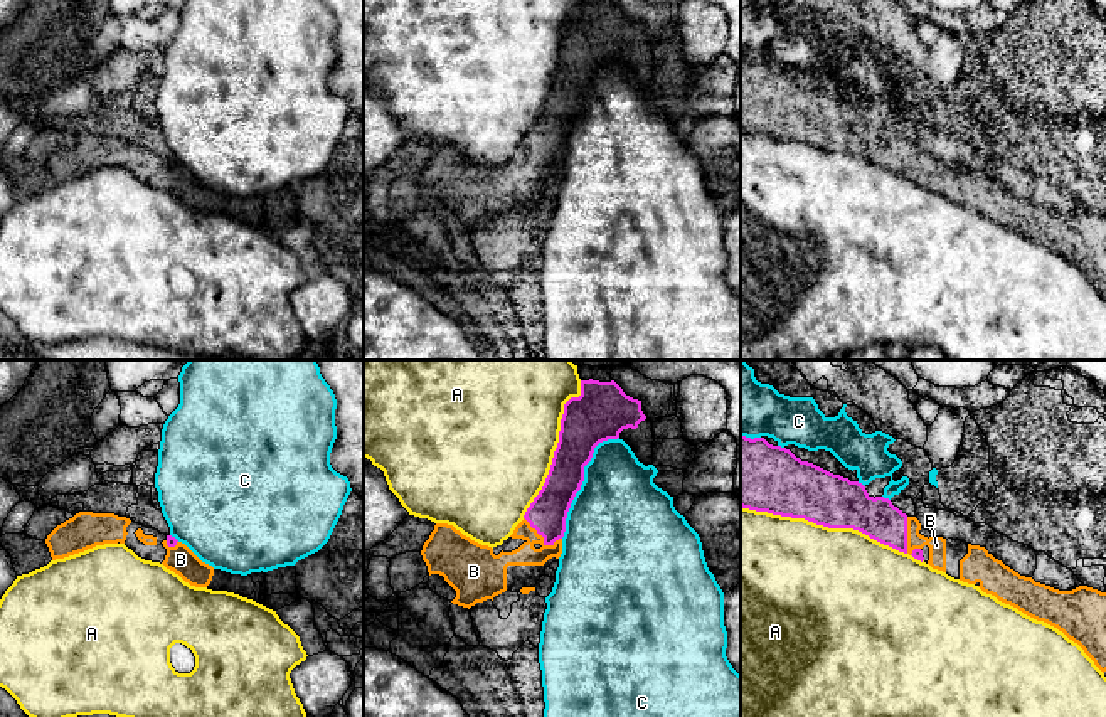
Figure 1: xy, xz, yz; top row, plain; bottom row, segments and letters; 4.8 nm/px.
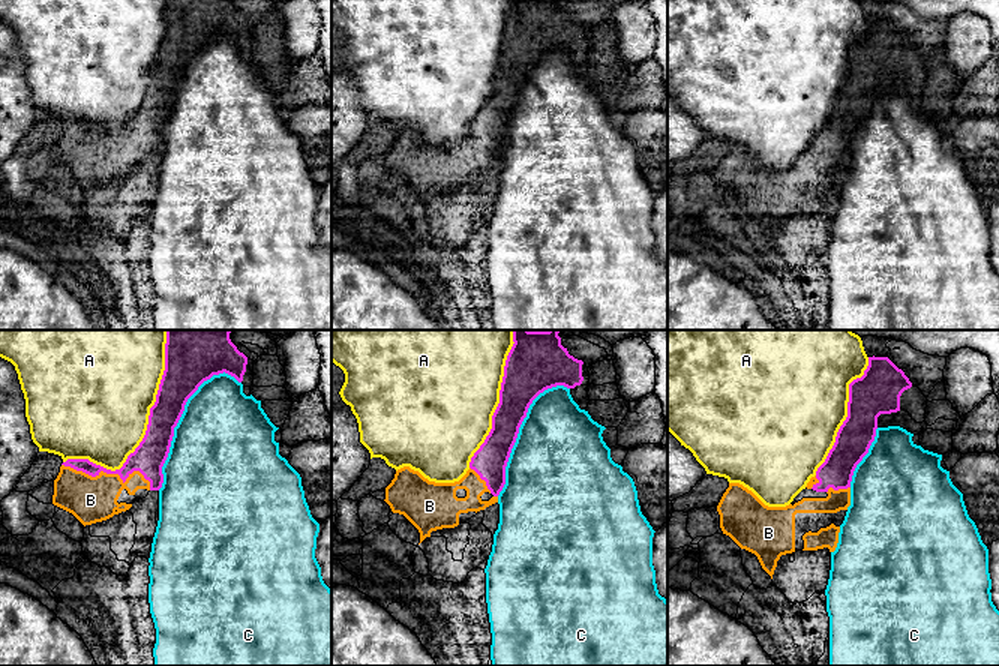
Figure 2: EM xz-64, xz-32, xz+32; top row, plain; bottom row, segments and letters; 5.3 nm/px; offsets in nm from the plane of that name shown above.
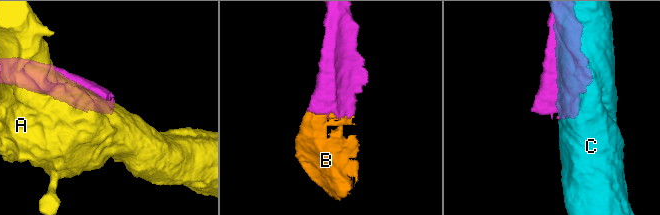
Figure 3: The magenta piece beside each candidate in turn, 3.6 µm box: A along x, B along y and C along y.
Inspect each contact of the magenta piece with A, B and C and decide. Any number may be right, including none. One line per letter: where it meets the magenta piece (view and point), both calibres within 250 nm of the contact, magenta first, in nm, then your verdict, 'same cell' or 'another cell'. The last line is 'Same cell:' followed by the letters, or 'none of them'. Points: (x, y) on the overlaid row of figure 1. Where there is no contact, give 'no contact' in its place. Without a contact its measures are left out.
A: meets magenta in yz at (824, 525); 280 nm thick on the magenta side, 500 nm on the other; another cell
B: meets magenta in xz at (544, 539); 180 nm thick on the magenta side, 100 nm on the other; same cell
C: meets magenta in xz at (583, 480); 220 nm thick on the magenta side, 460 nm on the other; another cell
Same cell: B

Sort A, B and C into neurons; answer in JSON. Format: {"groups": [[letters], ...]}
{"groups": [["A"], ["B"], ["C"]]}

